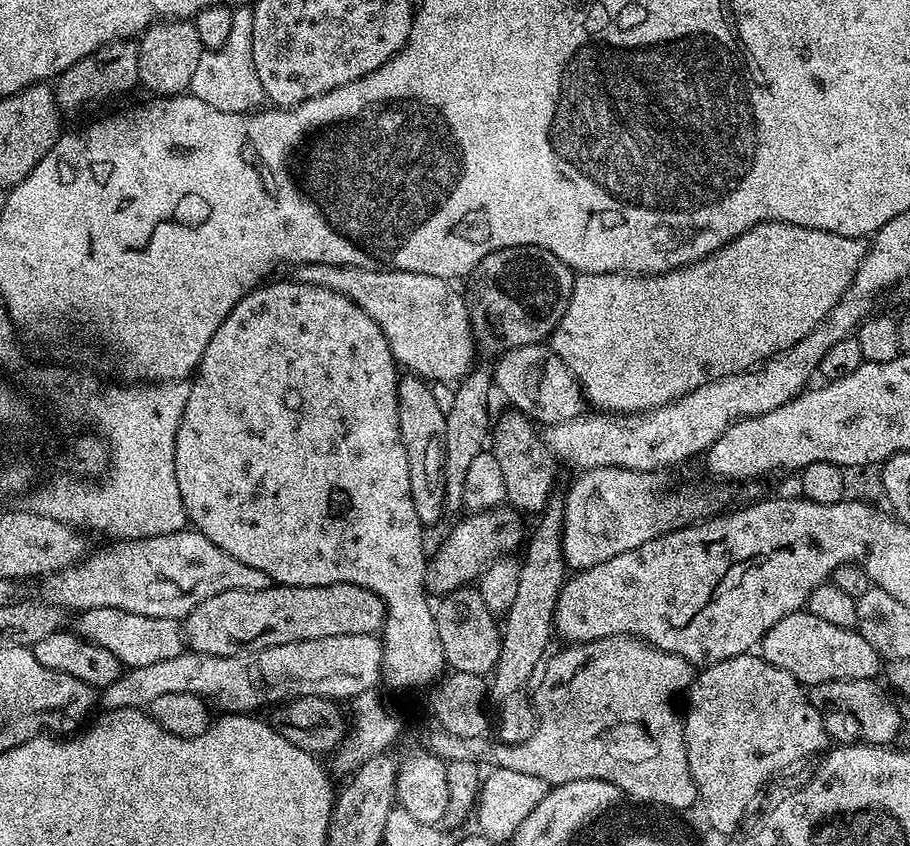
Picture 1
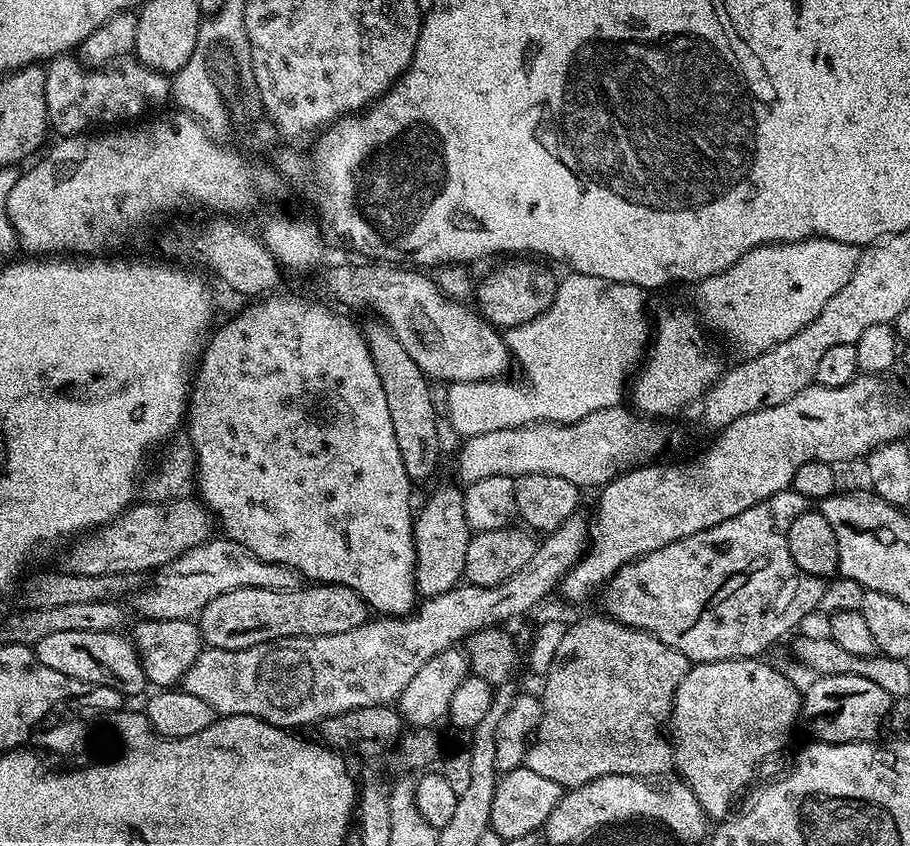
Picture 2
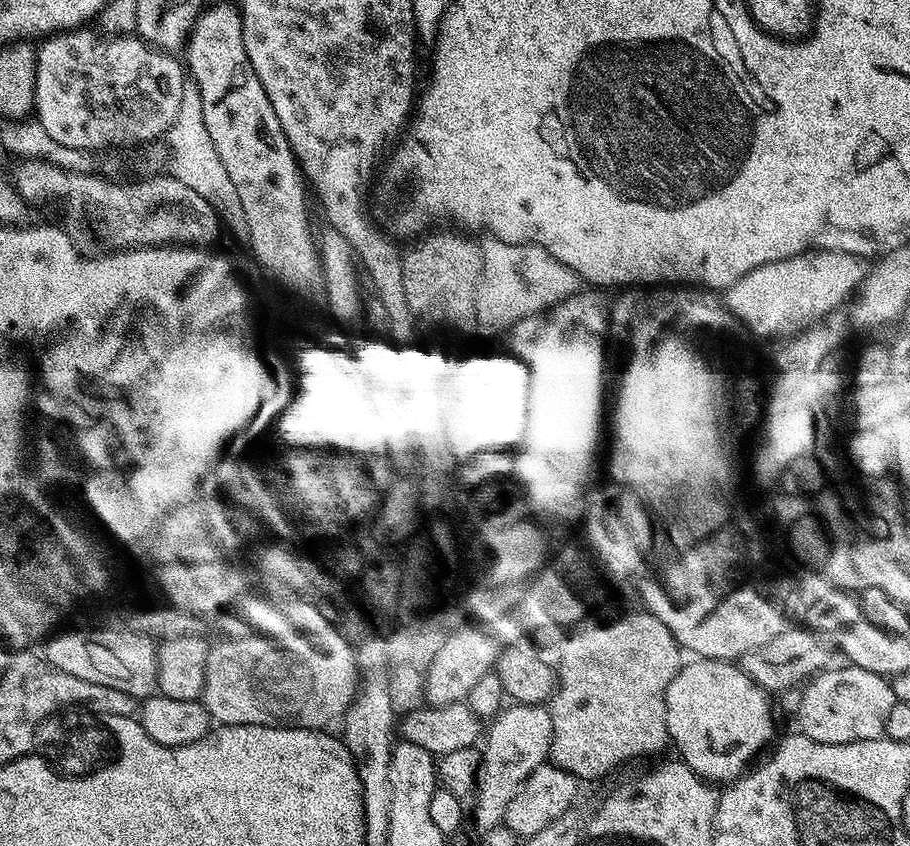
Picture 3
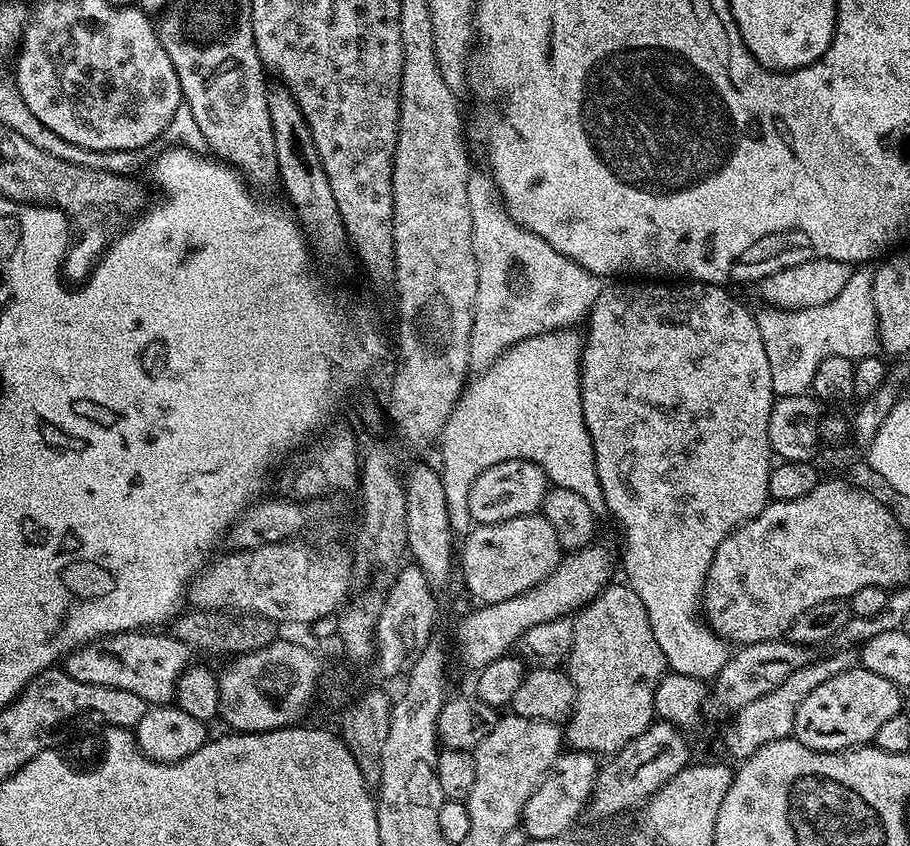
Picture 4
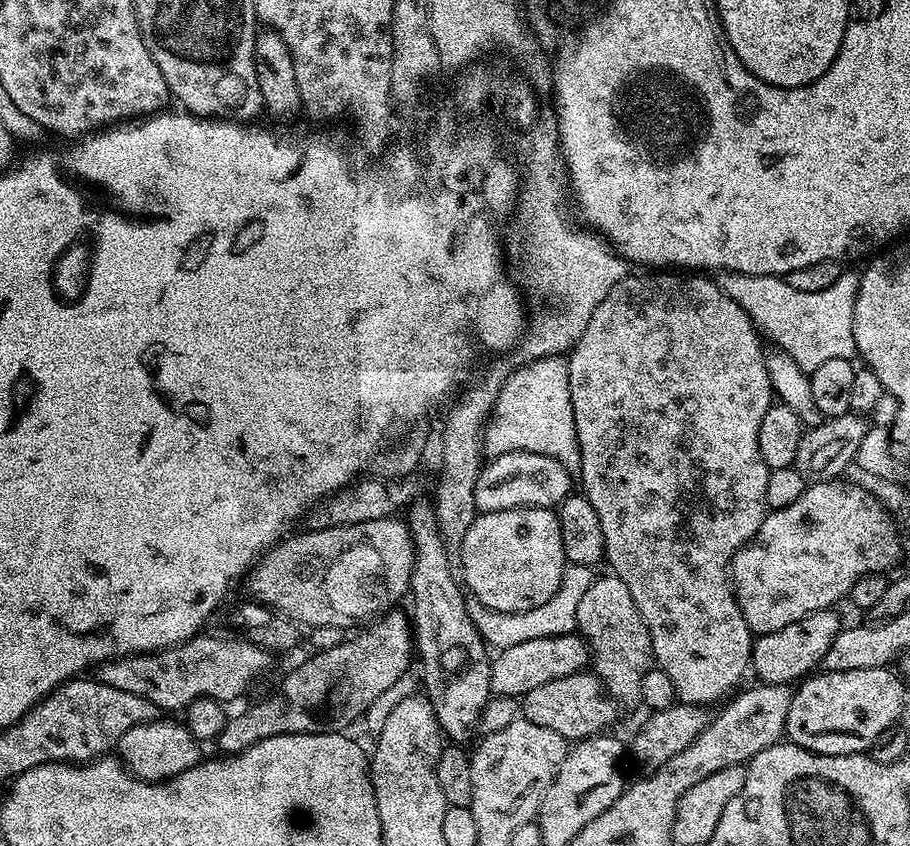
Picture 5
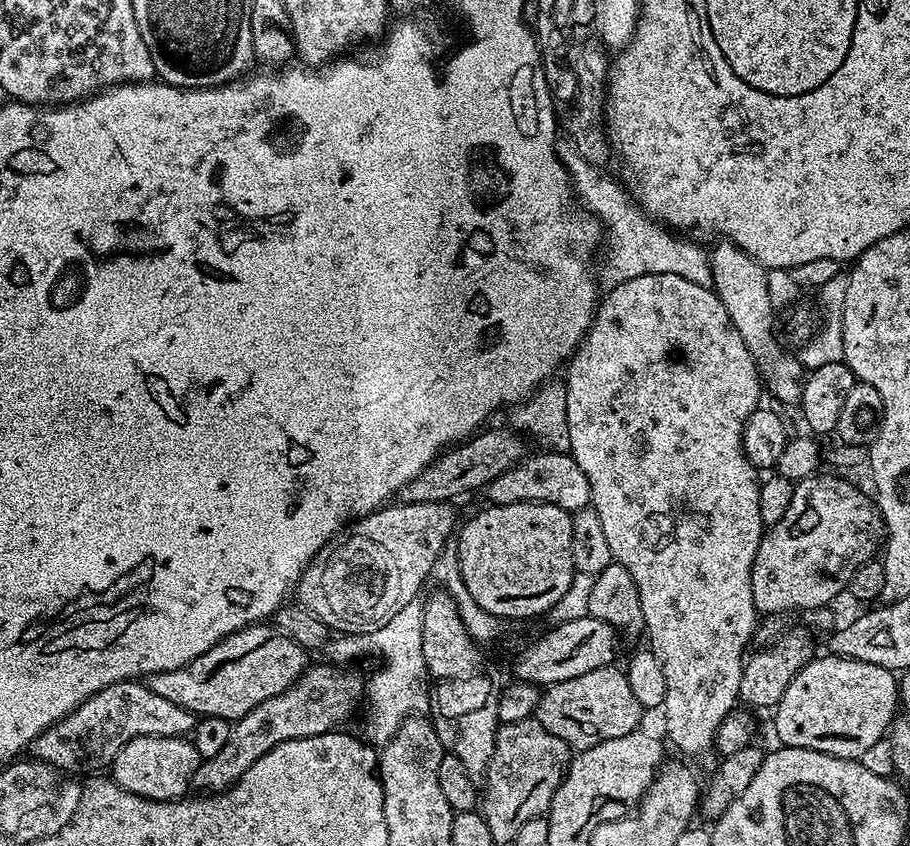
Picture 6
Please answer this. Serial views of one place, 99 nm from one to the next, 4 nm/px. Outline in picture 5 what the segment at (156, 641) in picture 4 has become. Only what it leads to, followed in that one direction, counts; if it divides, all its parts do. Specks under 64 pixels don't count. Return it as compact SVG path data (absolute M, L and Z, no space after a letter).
M197 634L184 644L175 644L160 652L139 652L136 656L107 660L95 669L95 679L106 686L114 686L114 690L138 694L138 698L154 702L156 708L168 714L179 713L196 700L205 698L221 702L238 699L267 670L269 652L236 634L228 634L228 637L204 635Z

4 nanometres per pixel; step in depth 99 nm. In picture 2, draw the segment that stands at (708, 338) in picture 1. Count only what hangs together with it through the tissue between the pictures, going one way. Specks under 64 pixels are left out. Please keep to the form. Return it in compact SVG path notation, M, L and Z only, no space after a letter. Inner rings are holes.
M823 238L795 240L789 244L763 244L738 258L738 262L734 262L734 266L725 272L699 281L694 288L695 311L709 329L712 327L730 343L736 344L741 357L757 356L786 342L786 338L794 338L794 334L810 326L810 322L822 314L822 306L826 306L826 302L830 302L830 298L834 298L834 294L838 294L846 282L850 282L850 274L854 274L854 266L858 266L860 253L861 249L857 245ZM569 271L564 275L568 276L559 277L554 302L546 311L538 318L519 324L517 328L509 328L506 332L511 359L520 363L532 389L523 388L520 384L507 384L504 378L454 384L447 389L448 420L460 438L477 436L490 430L517 428L533 423L534 417L540 422L573 424L586 418L586 414L594 414L594 410L615 408L623 401L620 400L623 396L625 399L626 385L645 359L650 344L650 320L644 317L645 289L633 284L614 284L606 278L581 272Z

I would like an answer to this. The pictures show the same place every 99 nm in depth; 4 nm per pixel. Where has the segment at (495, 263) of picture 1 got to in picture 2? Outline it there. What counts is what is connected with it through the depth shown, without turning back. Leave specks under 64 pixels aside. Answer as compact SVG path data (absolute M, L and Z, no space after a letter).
M508 258L505 264L500 264L484 281L477 283L474 288L475 307L481 316L497 330L507 330L517 328L519 324L530 322L538 318L554 302L554 294L558 283L557 273L552 273L550 269L543 268L540 263L532 258Z

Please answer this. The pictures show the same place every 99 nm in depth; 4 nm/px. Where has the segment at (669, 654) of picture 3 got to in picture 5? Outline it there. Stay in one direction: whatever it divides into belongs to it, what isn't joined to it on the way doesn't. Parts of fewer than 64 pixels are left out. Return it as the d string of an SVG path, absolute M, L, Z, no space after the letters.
M614 574L597 575L577 608L576 627L588 642L590 668L604 685L609 697L636 700L644 673L653 667L652 639L646 622L634 602L626 582Z

